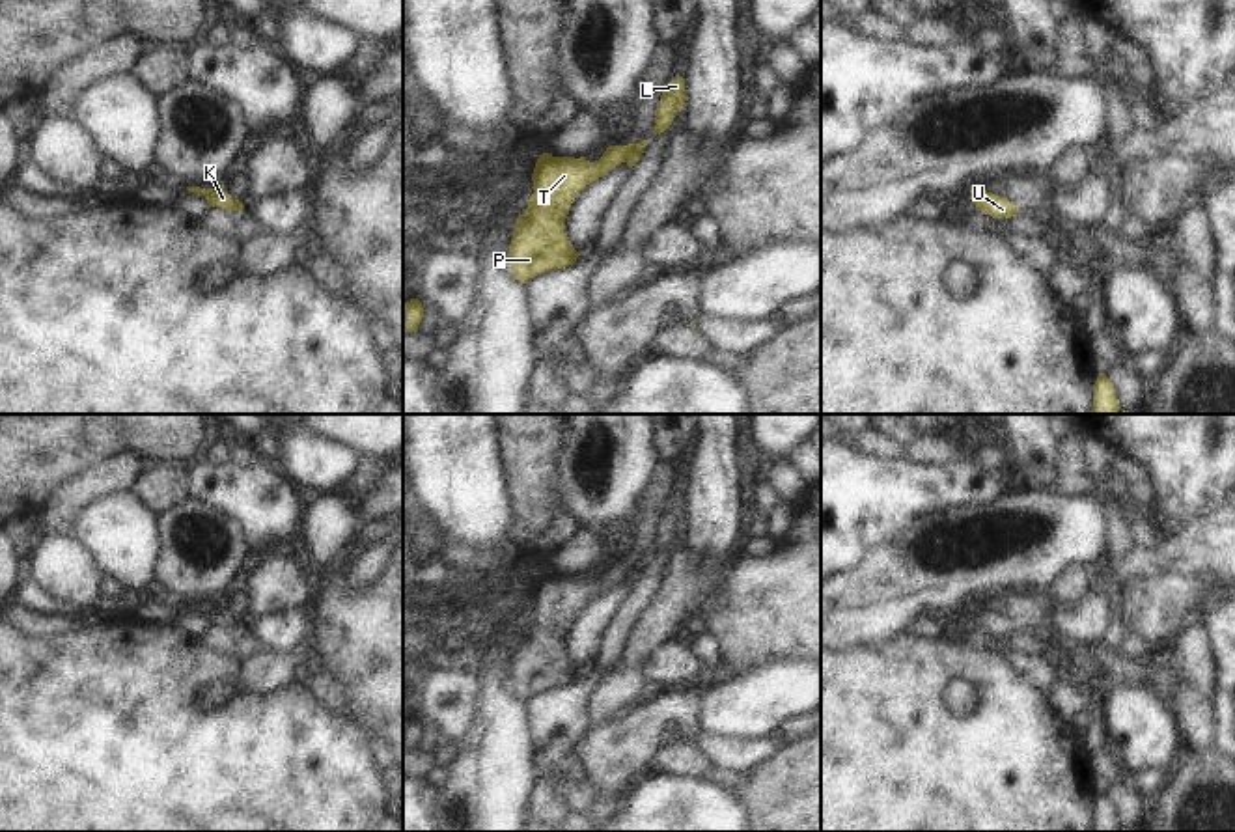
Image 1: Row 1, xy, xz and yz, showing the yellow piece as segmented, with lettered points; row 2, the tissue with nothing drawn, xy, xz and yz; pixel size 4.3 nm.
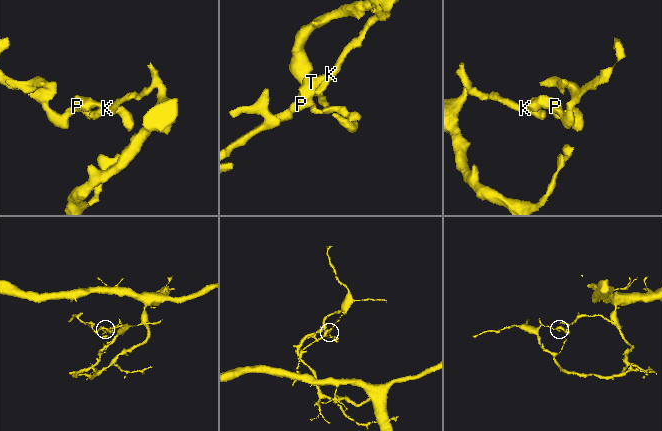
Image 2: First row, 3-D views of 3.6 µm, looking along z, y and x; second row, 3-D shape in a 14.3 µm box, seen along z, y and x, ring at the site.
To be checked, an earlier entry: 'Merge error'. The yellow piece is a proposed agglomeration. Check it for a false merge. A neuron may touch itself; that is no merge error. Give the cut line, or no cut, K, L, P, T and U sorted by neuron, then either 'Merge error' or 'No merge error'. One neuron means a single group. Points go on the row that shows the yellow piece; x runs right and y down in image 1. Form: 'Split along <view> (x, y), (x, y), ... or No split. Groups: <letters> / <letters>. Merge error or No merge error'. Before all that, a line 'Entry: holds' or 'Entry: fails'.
Entry: holds
Split along xz (625, 146), (622, 161). Groups: K L U / P T. Merge error

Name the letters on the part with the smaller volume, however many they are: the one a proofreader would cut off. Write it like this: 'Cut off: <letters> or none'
Cut off: P, T

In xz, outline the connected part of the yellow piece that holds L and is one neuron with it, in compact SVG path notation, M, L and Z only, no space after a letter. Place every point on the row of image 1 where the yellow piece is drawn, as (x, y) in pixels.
M672 78L666 90L660 95L660 101L655 110L655 131L653 136L664 132L677 112L685 106L687 93L685 93L685 78Z

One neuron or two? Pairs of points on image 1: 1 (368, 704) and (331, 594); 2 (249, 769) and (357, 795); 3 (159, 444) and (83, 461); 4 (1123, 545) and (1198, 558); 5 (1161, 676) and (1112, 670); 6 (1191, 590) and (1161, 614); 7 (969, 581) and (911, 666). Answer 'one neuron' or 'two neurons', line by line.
1: one neuron
2: one neuron
3: one neuron
4: two neurons
5: one neuron
6: one neuron
7: two neurons

